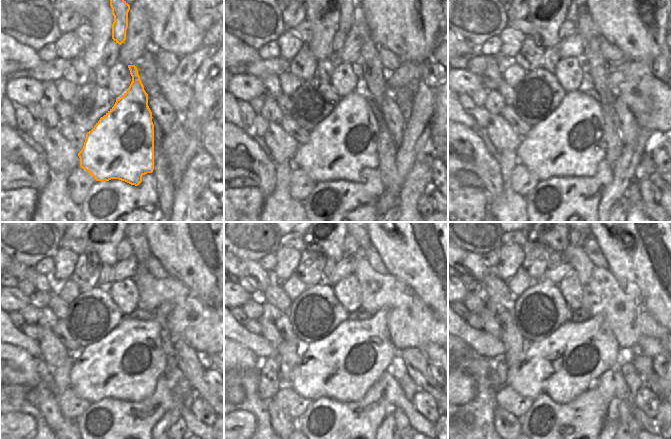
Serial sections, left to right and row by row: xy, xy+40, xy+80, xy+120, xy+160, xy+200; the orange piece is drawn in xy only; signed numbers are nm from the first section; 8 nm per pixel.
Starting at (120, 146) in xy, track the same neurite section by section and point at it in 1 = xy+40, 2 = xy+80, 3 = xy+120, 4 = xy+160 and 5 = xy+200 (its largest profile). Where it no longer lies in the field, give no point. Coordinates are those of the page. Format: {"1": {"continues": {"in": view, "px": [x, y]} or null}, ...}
{"1": {"continues": {"in": "xy+40", "px": [344, 146]}}, "2": {"continues": {"in": "xy+80", "px": [571, 142]}}, "3": {"continues": {"in": "xy+120", "px": [125, 365]}}, "4": {"continues": {"in": "xy+160", "px": [343, 366]}}, "5": {"continues": {"in": "xy+200", "px": [562, 366]}}}

